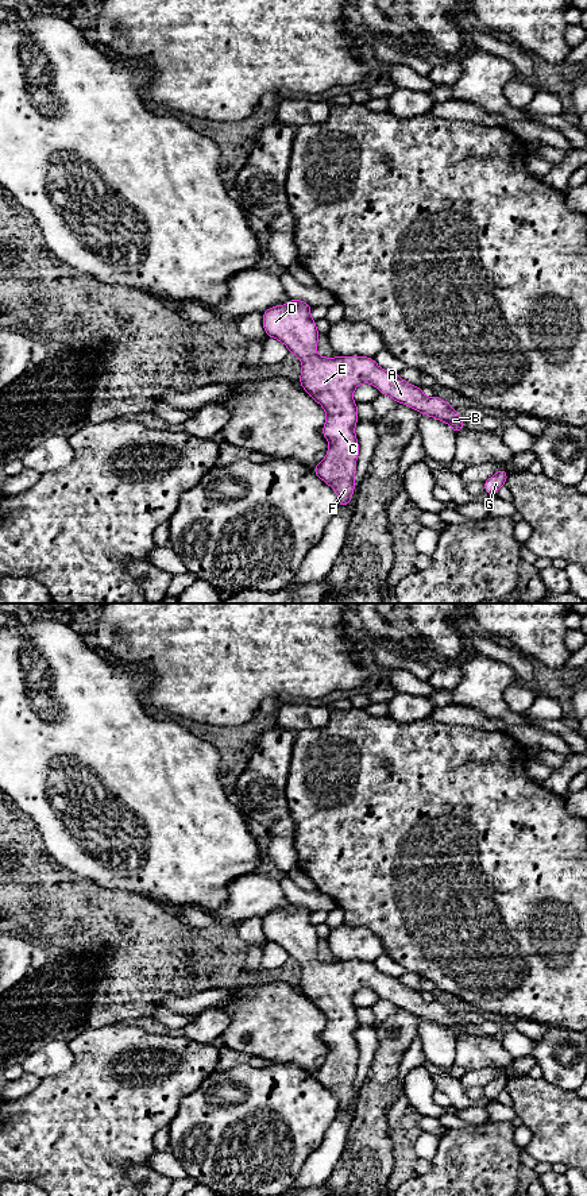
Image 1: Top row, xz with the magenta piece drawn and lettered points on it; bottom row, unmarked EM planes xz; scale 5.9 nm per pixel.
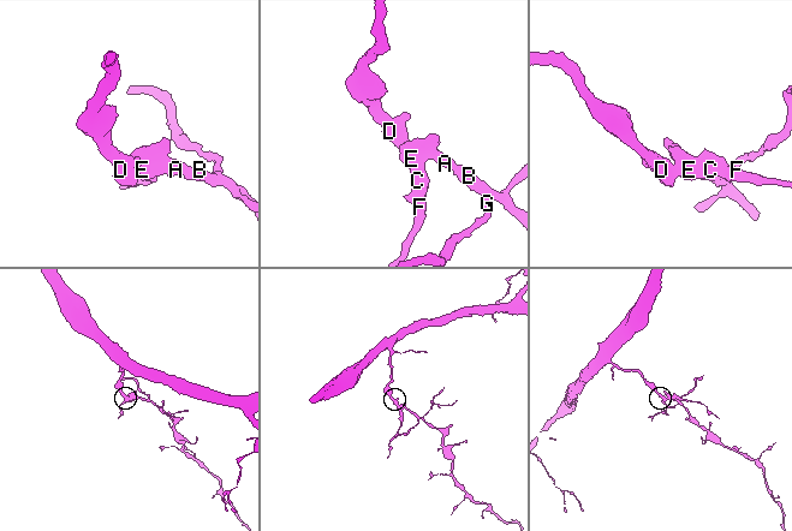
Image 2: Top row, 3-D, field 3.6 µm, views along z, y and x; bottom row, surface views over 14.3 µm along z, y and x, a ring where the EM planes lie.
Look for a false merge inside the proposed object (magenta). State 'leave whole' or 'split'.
leave whole

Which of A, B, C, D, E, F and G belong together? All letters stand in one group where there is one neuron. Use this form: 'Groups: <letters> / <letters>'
Groups: A B C D E F G

